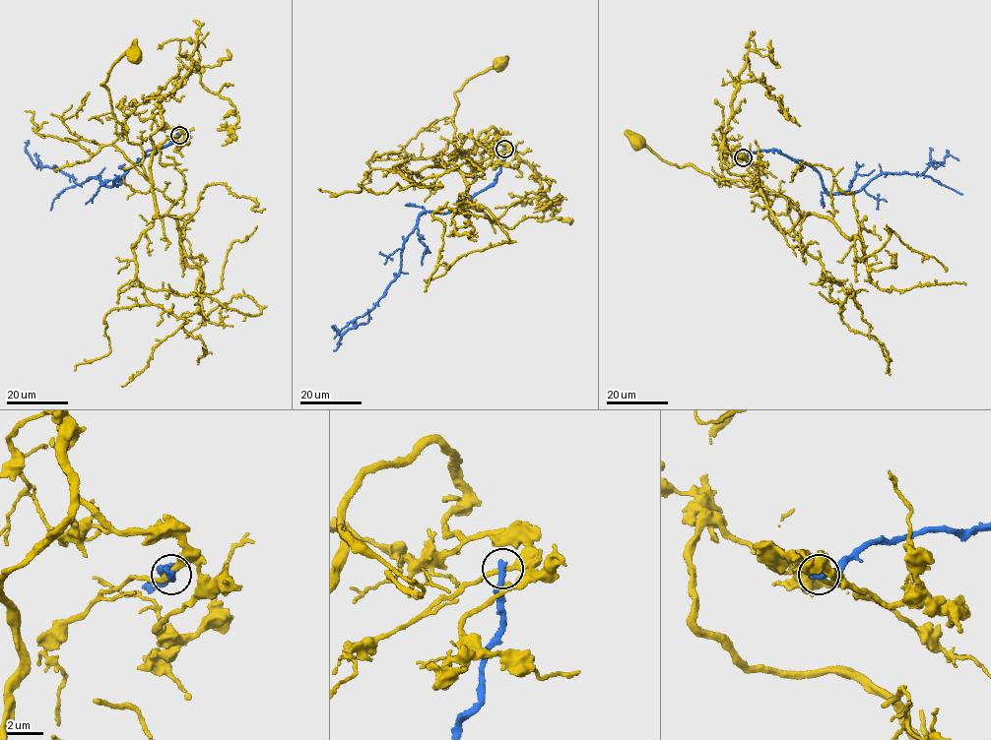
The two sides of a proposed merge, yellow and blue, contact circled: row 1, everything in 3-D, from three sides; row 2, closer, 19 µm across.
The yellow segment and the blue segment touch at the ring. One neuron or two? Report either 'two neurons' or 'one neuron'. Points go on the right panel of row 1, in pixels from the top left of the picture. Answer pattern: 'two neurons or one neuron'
two neurons

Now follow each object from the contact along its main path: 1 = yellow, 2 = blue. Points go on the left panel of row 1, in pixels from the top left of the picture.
1: (179, 135), (161, 111), (149, 180), (142, 150), (127, 140), (100, 84), (123, 54), (134, 55)
2: (179, 135), (107, 186), (99, 175), (80, 185), (74, 177), (35, 165), (26, 152), (29, 144)

